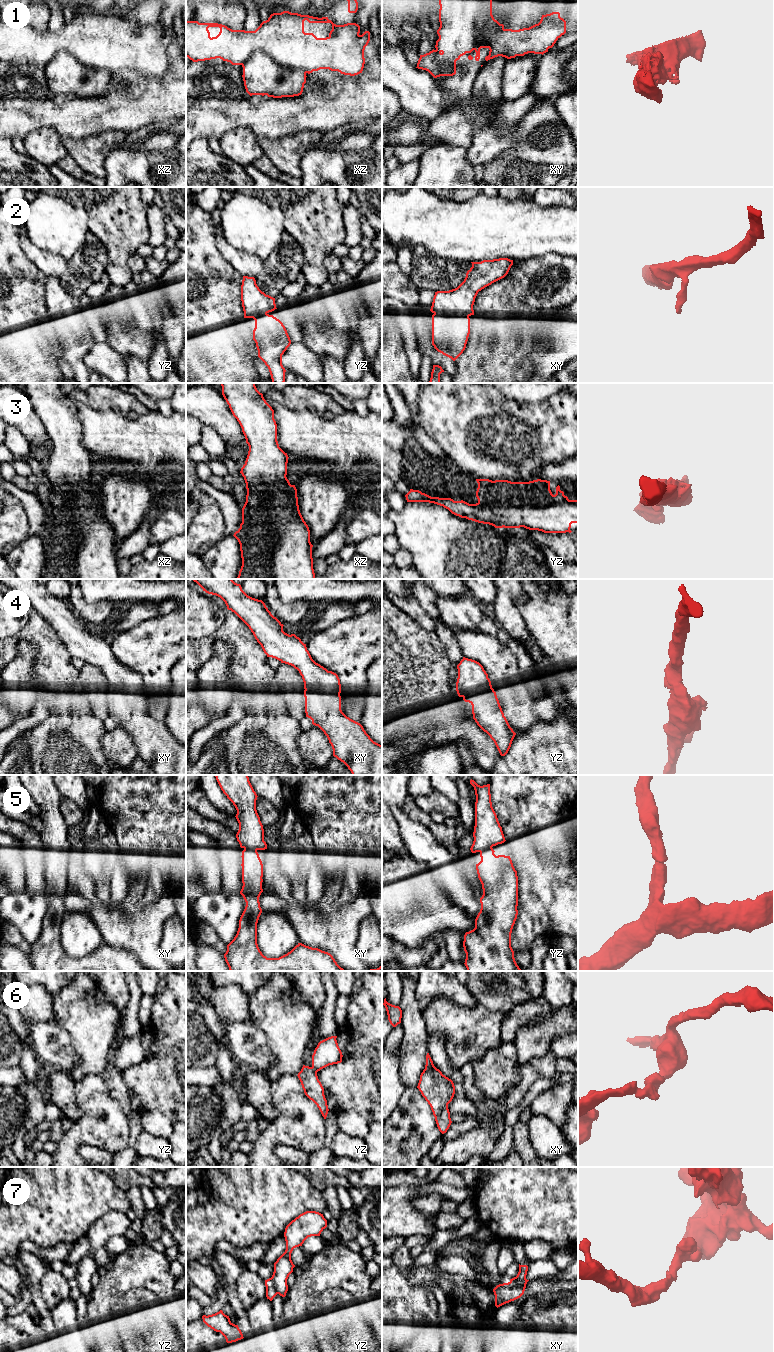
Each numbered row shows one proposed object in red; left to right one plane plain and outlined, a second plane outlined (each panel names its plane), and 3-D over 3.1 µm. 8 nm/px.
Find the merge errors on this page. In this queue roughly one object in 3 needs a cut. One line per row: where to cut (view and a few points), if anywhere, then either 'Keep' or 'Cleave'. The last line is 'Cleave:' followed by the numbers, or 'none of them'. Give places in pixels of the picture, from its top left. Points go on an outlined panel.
1: Split along xz (242, 63), (253, 53), (264, 52), (276, 64), (305, 73). Cleave
2: No split. Keep
3: No split. Keep
4: No split. Keep
5: No split. Keep
6: Split along xy (433, 1065), (425, 1068). Cleave
7: Split along xy (526, 1279), (521, 1284), (510, 1281). Cleave
Cleave: 1, 6, 7

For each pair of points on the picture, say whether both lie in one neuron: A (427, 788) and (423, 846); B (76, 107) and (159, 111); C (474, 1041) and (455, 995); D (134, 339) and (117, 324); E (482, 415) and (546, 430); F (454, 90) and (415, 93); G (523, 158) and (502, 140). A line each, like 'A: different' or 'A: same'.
A: different
B: same
C: different
D: same
E: same
F: different
G: different

